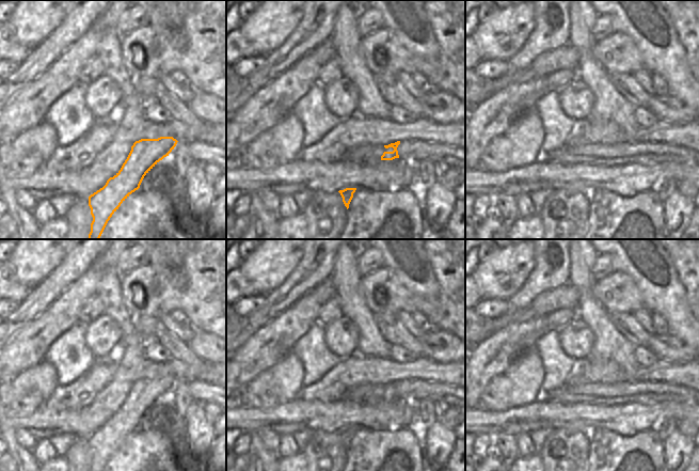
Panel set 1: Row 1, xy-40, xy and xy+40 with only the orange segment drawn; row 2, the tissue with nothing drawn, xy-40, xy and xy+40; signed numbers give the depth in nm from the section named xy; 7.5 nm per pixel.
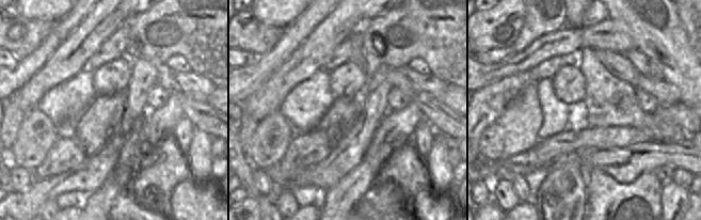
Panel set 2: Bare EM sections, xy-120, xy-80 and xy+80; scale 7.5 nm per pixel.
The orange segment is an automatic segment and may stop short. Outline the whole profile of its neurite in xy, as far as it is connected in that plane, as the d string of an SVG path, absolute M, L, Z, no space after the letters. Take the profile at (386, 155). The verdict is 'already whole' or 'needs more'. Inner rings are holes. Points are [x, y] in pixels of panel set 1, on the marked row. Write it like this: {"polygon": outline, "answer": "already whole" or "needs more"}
{"polygon": "M400 141L391 143L388 145L384 145L385 148L393 147L394 151L393 152L384 152L383 155L381 156L381 160L393 160L395 158L399 158L398 151L397 151L397 147L399 144L400 144Z", "answer": "already whole"}

